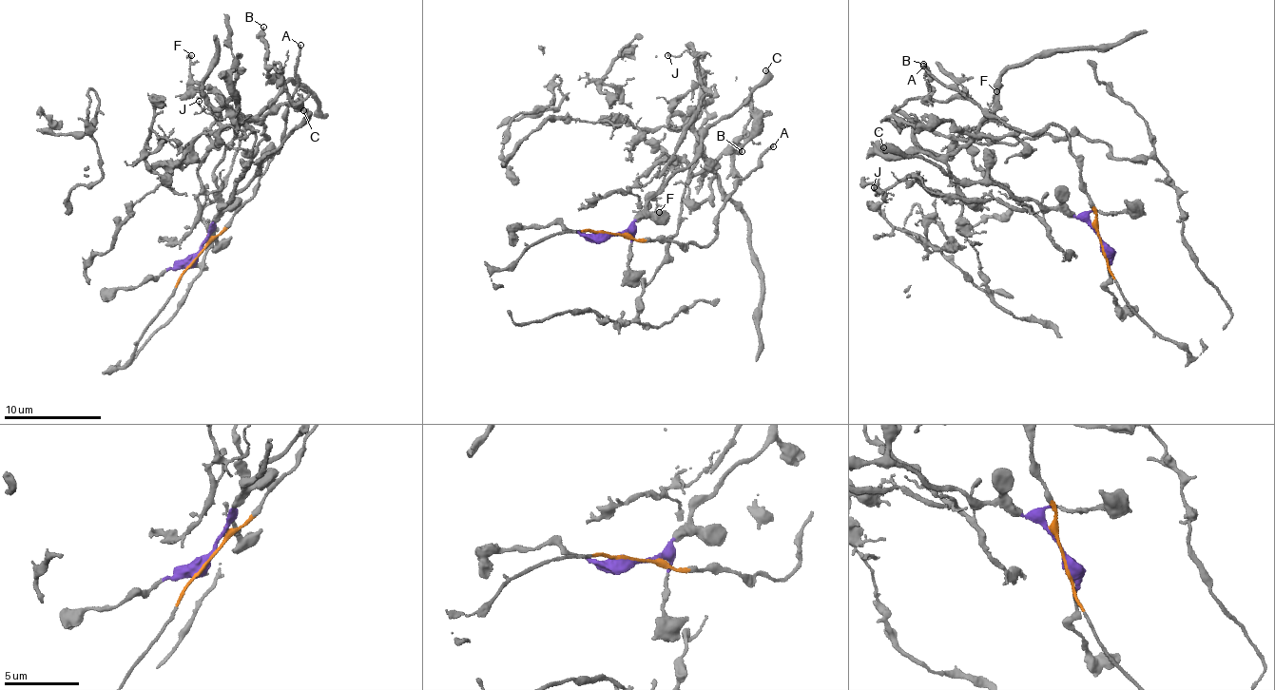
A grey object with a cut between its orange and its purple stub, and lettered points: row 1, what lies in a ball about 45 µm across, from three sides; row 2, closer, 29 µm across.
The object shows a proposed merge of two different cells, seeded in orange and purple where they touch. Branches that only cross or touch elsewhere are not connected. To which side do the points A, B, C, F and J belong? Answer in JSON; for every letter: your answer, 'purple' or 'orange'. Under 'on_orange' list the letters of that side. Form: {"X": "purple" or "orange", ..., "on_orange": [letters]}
{"A": "orange", "B": "purple", "C": "purple", "F": "purple", "J": "purple", "on_orange": ["A"]}

